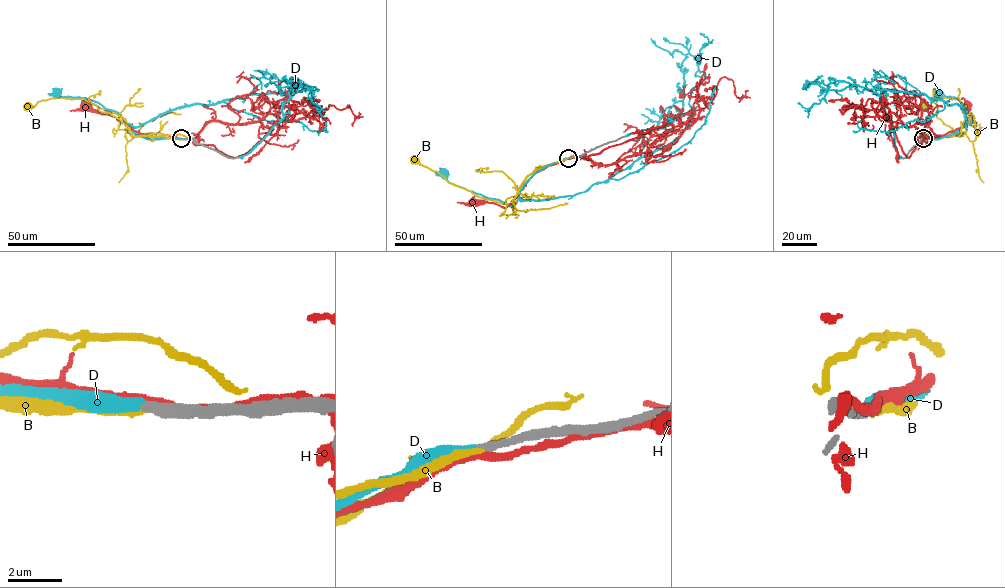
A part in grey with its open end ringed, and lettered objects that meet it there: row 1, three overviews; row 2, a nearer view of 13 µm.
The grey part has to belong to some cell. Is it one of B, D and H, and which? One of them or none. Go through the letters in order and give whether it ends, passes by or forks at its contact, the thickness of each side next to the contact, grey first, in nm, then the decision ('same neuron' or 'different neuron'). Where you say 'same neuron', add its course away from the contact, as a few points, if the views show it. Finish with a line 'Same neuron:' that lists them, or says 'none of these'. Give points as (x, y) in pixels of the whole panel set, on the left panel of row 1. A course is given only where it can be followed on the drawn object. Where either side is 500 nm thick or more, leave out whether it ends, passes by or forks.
B: it ends; calibres 360 and 260 nm; different neuron
D: it ends; calibres 340 and 340 nm; same neuron; course (181, 138), (146, 139), (135, 133), (117, 112), (86, 98), (61, 97), (56, 92)
H: it passes by; calibres 360 and 320 nm; different neuron
Same neuron: D

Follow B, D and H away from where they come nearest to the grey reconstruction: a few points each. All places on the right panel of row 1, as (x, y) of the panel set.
B: (923, 139), (952, 136), (965, 131), (969, 114), (957, 99), (937, 98), (925, 109), (922, 106)
D: (923, 138), (940, 139), (971, 123), (971, 116), (957, 98), (936, 92)
H: (923, 139), (946, 134), (971, 122), (968, 107)

